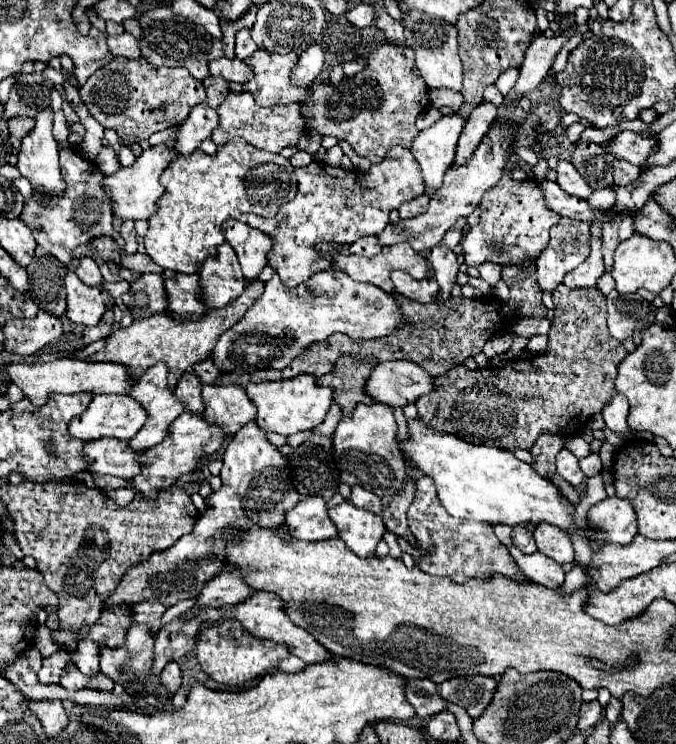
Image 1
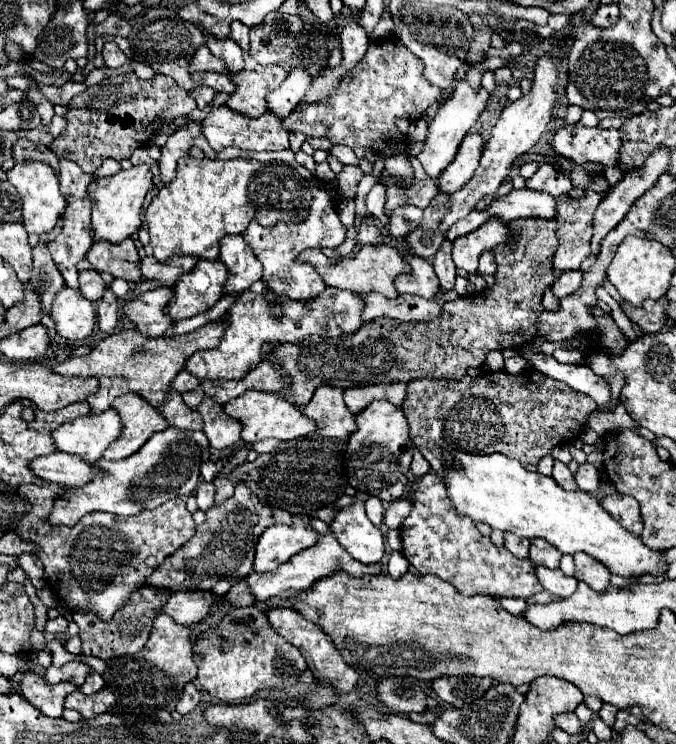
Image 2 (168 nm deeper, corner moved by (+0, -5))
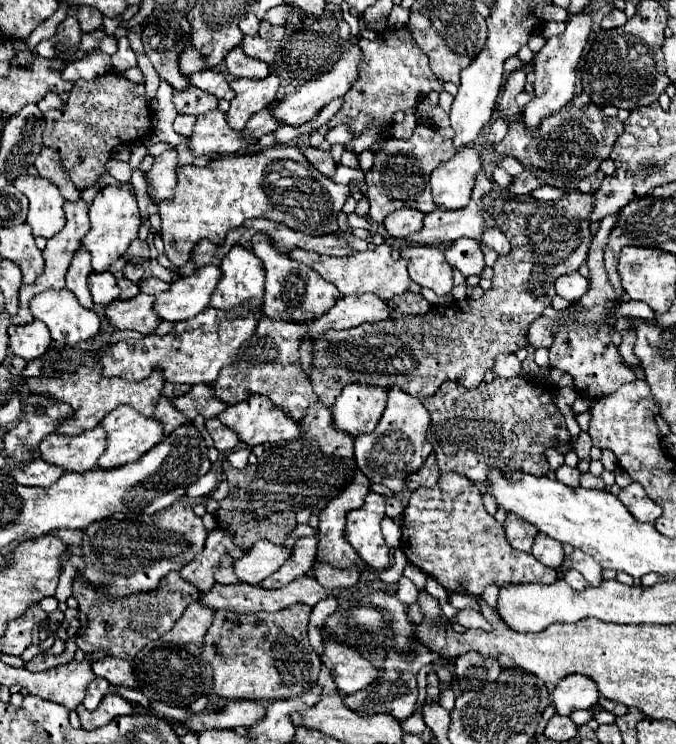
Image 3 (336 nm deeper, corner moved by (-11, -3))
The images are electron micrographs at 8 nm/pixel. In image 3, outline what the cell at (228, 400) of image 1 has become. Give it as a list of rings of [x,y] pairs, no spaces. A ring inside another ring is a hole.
[[[211,418],[205,422],[205,428],[209,432],[209,436],[213,438],[213,446],[219,450],[219,452],[227,452],[227,450],[233,450],[237,444],[239,444],[239,436],[225,428],[219,418]]]

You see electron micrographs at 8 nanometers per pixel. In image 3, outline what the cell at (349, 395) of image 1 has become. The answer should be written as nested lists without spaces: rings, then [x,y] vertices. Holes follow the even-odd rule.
[[[323,402],[311,404],[305,417],[301,420],[301,426],[303,426],[303,436],[299,440],[271,444],[269,448],[263,450],[263,454],[259,456],[259,460],[255,464],[247,464],[243,470],[237,470],[227,460],[223,460],[221,468],[229,482],[229,494],[227,494],[227,498],[221,500],[219,510],[215,512],[215,518],[217,518],[219,528],[225,530],[227,534],[231,534],[231,538],[235,538],[235,546],[249,548],[251,544],[255,544],[261,538],[267,538],[275,544],[283,544],[285,532],[291,532],[287,528],[297,526],[295,514],[299,508],[323,510],[327,506],[327,502],[333,500],[343,490],[343,486],[347,486],[347,482],[351,482],[353,470],[355,470],[353,438],[345,432],[339,432],[333,426],[331,410]]]

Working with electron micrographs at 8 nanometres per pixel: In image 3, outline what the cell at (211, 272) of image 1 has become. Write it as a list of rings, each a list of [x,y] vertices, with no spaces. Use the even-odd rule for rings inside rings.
[[[203,266],[189,278],[179,278],[163,294],[155,296],[155,314],[167,322],[179,322],[197,316],[209,306],[209,298],[221,278],[217,266]]]

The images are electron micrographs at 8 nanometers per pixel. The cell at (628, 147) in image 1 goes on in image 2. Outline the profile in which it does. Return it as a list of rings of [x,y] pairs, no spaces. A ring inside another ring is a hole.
[[[576,124],[574,128],[560,128],[552,138],[552,148],[576,164],[600,162],[604,166],[620,168],[620,132],[598,130]]]

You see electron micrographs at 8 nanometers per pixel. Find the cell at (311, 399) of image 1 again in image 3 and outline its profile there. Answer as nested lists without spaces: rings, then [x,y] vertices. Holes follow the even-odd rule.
[[[253,394],[239,404],[227,406],[227,410],[223,410],[219,414],[219,420],[227,428],[237,432],[239,440],[245,442],[247,446],[259,446],[265,442],[279,442],[279,440],[295,440],[301,436],[301,424],[295,422],[293,418],[289,418],[283,410],[273,406],[267,396],[261,396],[261,394]]]

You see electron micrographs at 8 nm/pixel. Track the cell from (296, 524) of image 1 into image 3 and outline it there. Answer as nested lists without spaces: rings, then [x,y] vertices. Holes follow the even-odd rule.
[[[259,540],[249,548],[249,552],[243,558],[233,562],[233,570],[239,582],[257,586],[259,582],[263,582],[263,578],[279,570],[289,556],[291,556],[291,550],[283,546],[275,546],[269,540]]]

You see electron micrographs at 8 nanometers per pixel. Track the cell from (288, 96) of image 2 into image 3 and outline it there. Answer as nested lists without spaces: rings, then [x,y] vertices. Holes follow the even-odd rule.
[[[267,106],[267,108],[261,110],[259,114],[255,114],[255,116],[245,124],[243,132],[245,132],[245,134],[251,134],[251,136],[255,136],[255,138],[261,138],[261,136],[277,130],[277,128],[279,128],[279,122],[269,114],[269,110],[271,110],[271,106]]]

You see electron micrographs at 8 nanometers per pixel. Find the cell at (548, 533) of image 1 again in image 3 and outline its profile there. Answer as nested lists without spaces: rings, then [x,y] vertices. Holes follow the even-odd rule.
[[[545,534],[535,536],[531,554],[539,562],[543,562],[545,566],[551,566],[551,568],[559,568],[563,562],[563,546],[559,542],[555,542],[553,538],[547,538]]]

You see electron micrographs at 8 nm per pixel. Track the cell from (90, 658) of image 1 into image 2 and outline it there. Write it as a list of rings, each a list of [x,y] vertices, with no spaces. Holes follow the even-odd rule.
[[[90,672],[88,676],[86,676],[86,682],[80,686],[80,692],[84,692],[84,694],[94,694],[94,692],[98,692],[100,688],[104,686],[104,680],[102,680],[102,676],[98,674],[98,672]]]

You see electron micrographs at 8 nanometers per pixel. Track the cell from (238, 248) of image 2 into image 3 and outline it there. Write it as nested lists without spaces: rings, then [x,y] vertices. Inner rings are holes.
[[[231,248],[219,268],[221,278],[211,296],[211,308],[233,310],[235,306],[259,308],[263,304],[263,266],[251,250]]]

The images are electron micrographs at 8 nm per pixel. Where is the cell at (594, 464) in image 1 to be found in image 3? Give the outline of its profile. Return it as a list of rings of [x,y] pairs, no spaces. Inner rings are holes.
[[[591,472],[581,474],[581,486],[583,486],[583,488],[595,488],[595,490],[607,490],[607,486],[605,486],[603,478],[593,476]]]

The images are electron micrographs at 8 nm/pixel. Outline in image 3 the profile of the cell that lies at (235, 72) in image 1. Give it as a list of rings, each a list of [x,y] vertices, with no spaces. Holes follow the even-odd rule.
[[[201,70],[201,72],[191,74],[191,84],[207,94],[213,94],[215,98],[231,100],[235,96],[233,90],[229,88],[225,76],[221,72],[215,72],[215,70]]]

